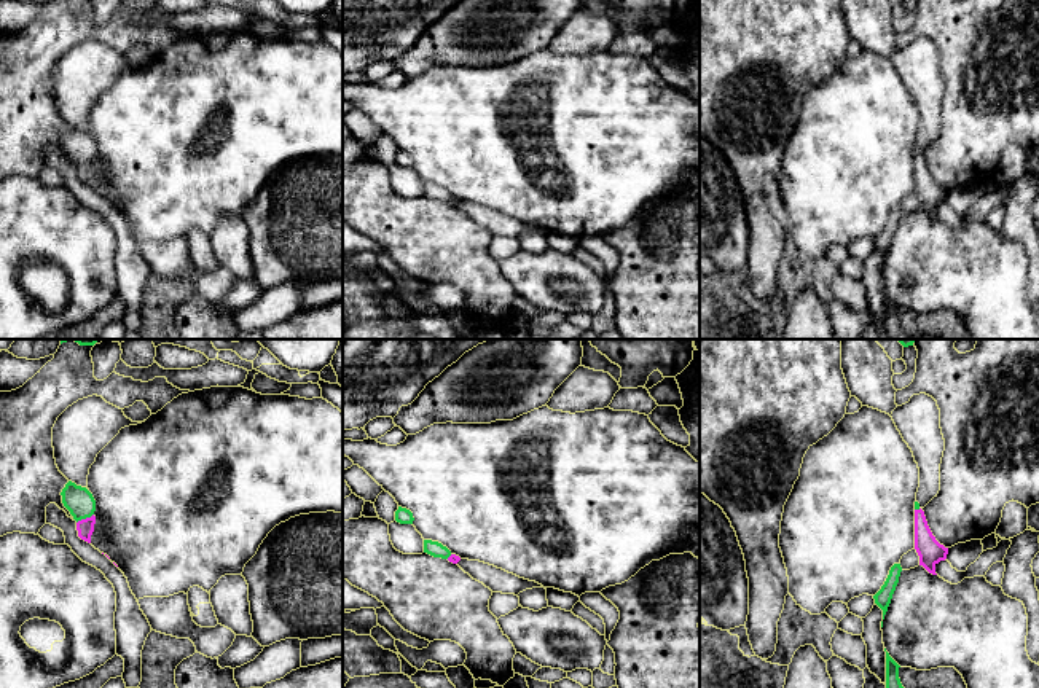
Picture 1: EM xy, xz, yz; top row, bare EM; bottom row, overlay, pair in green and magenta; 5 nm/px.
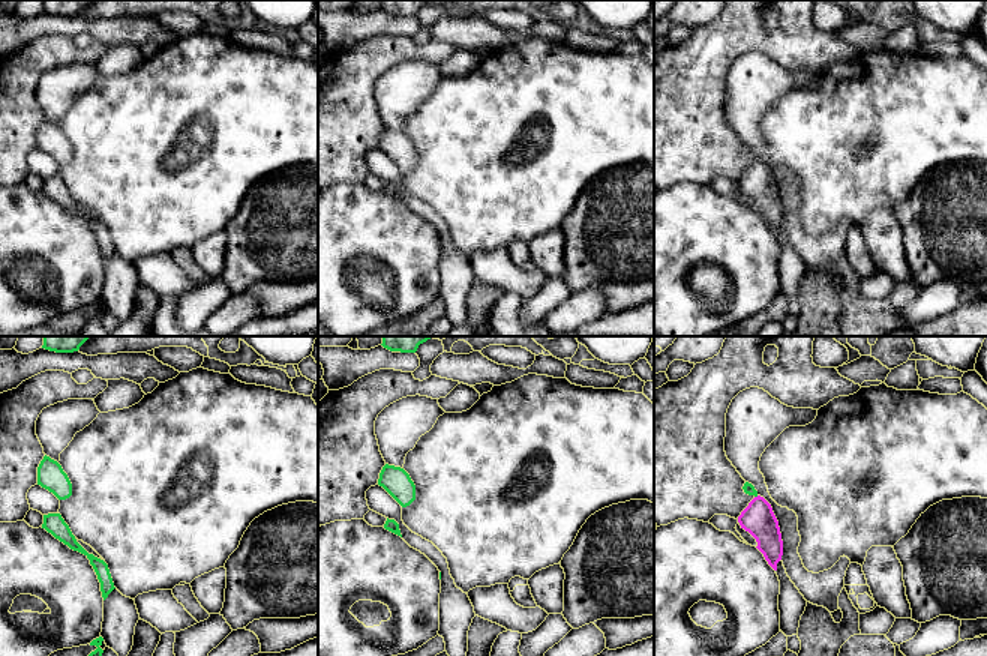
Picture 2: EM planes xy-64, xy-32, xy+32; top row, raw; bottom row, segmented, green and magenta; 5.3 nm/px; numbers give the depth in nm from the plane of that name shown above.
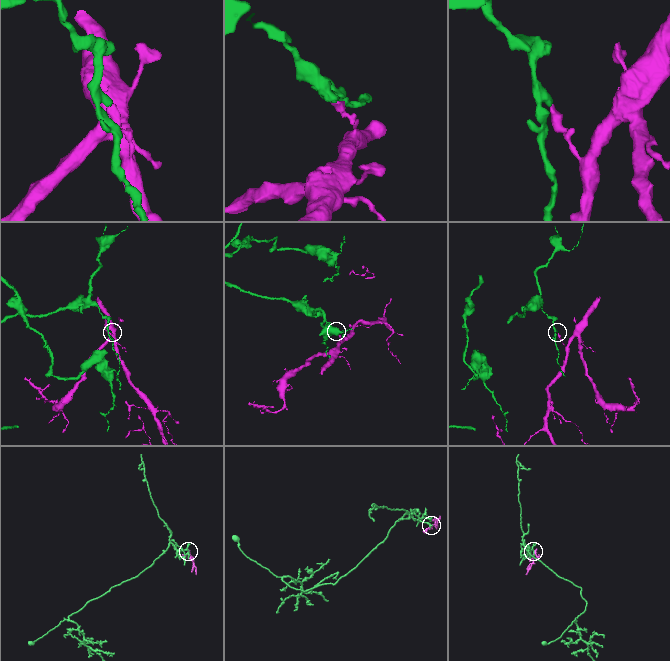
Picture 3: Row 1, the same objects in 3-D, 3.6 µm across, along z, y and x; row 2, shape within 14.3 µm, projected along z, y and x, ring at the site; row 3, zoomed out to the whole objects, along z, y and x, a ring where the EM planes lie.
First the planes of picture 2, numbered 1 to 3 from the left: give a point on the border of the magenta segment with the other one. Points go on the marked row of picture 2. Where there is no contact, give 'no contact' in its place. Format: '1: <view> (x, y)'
1: no contact
2: no contact
3: no contact

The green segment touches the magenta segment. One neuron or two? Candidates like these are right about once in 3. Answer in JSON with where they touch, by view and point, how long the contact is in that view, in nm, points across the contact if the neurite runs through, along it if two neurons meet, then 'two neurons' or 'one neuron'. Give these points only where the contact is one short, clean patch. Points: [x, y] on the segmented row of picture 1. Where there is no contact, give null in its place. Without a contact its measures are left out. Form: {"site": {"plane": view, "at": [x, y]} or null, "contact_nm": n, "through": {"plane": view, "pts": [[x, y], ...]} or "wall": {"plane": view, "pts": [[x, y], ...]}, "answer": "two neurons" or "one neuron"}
{"site": {"plane": "xy", "at": [85, 518]}, "contact_nm": 100, "wall": {"plane": "xy", "pts": [[93, 513], [77, 523]]}, "answer": "two neurons"}

